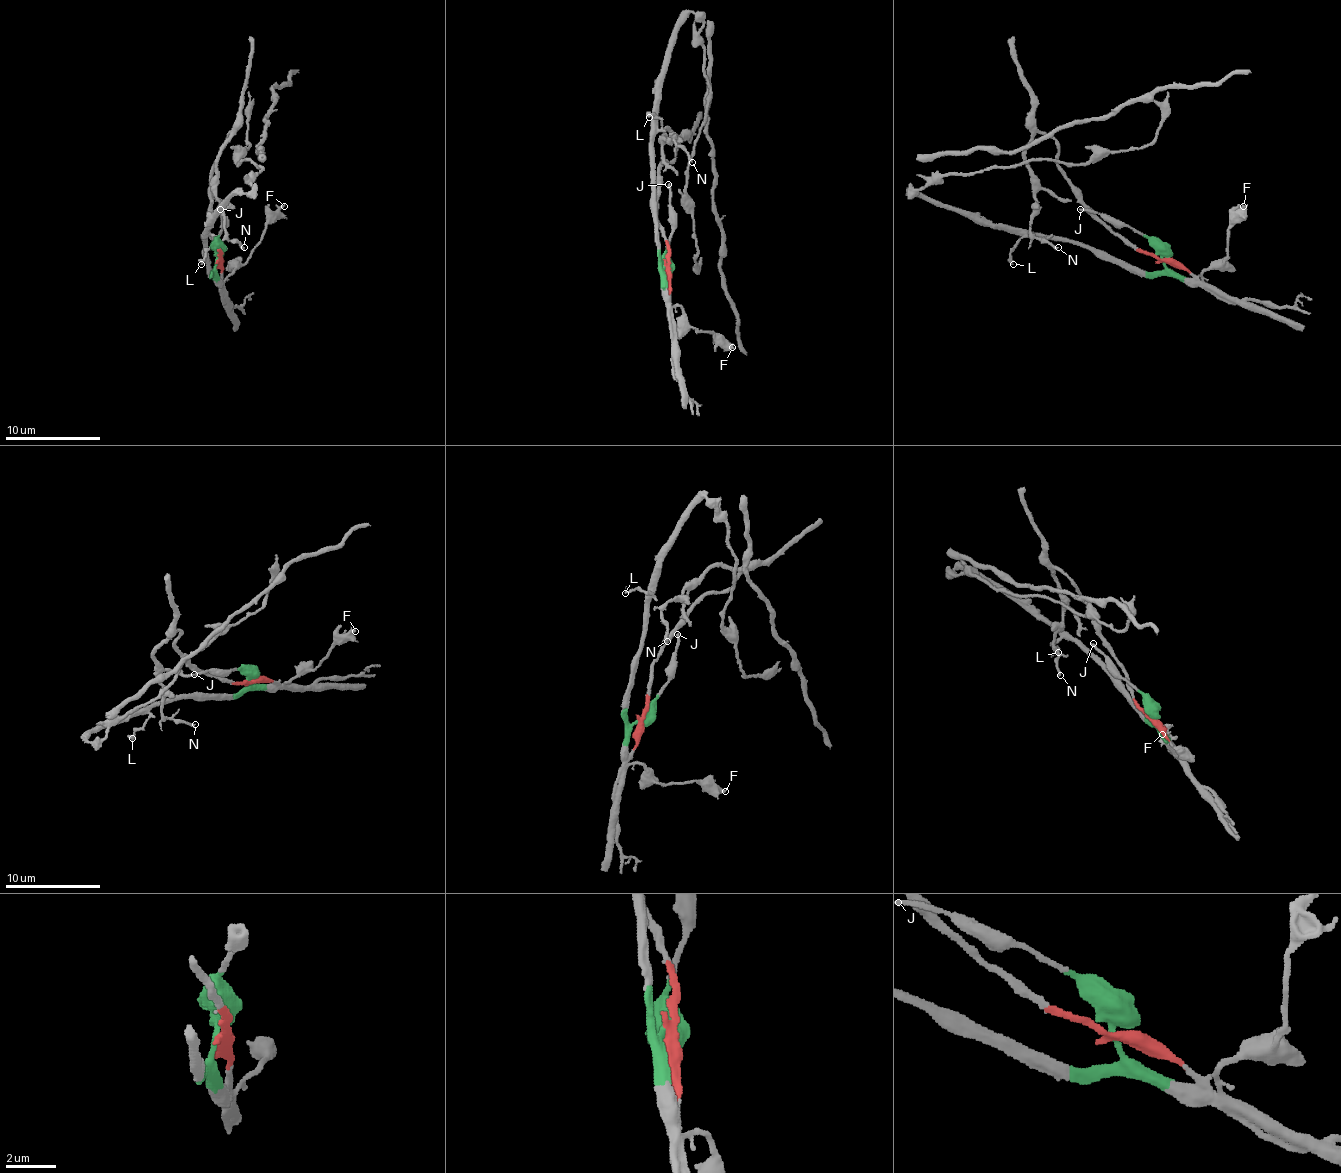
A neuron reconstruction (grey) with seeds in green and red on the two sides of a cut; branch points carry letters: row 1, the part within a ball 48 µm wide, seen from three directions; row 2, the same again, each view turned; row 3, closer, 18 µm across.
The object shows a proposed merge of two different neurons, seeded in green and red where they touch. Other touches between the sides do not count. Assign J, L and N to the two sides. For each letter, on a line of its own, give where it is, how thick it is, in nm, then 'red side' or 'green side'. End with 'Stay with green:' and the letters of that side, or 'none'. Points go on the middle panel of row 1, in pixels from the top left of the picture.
J: place (668, 184); calibre 200 nm; green side
L: place (649, 117); calibre 260 nm; green side
N: place (692, 162); calibre 200 nm; red side
Stay with green: J, L

